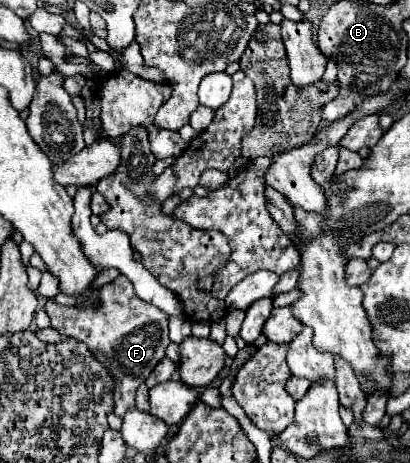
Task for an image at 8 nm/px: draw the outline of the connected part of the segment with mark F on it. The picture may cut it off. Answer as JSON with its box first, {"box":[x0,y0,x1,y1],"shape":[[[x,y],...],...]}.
{"box":[45,276,171,416],"shape":[[[117,276],[113,282],[101,286],[101,290],[97,290],[97,304],[79,304],[79,306],[61,306],[53,300],[45,302],[45,312],[51,320],[51,328],[55,328],[59,334],[67,336],[67,338],[75,338],[79,342],[85,342],[87,348],[95,354],[95,358],[107,368],[107,372],[113,378],[113,402],[115,402],[115,414],[121,416],[125,414],[125,410],[135,408],[135,390],[139,388],[139,384],[143,384],[149,374],[153,372],[153,368],[157,366],[157,362],[165,356],[165,348],[171,342],[167,336],[167,314],[157,310],[153,304],[143,302],[141,298],[137,298],[137,294],[133,292],[133,284],[125,278],[125,276]]]}

